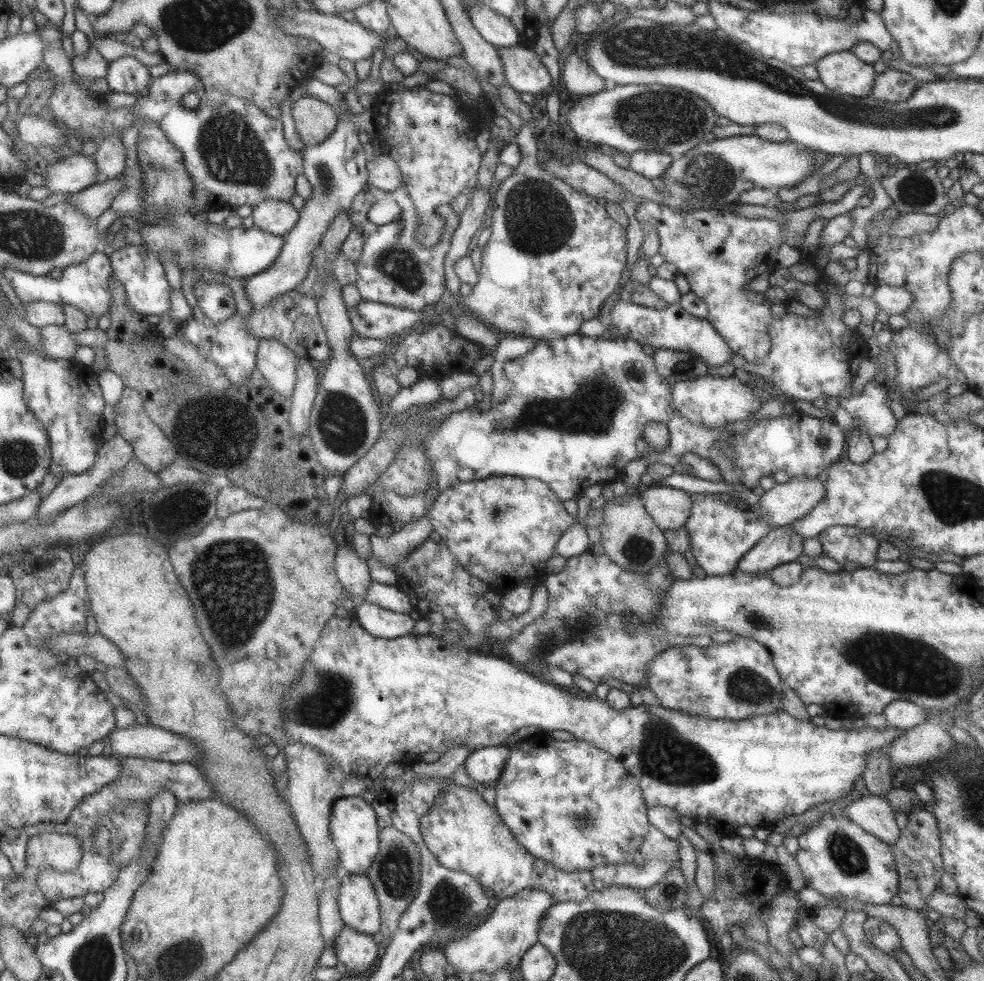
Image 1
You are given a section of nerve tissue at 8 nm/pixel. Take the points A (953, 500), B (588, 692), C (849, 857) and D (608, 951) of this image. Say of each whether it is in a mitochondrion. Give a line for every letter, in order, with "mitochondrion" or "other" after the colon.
A: mitochondrion
B: other
C: mitochondrion
D: mitochondrion

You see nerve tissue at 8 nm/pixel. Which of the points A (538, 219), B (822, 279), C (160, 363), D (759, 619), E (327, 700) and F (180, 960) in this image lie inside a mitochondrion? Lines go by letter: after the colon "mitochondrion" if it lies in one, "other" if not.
A: mitochondrion
B: other
C: other
D: mitochondrion
E: mitochondrion
F: mitochondrion

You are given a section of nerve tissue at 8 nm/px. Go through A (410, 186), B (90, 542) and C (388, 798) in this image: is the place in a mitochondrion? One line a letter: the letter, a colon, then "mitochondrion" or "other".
A: other
B: other
C: other

